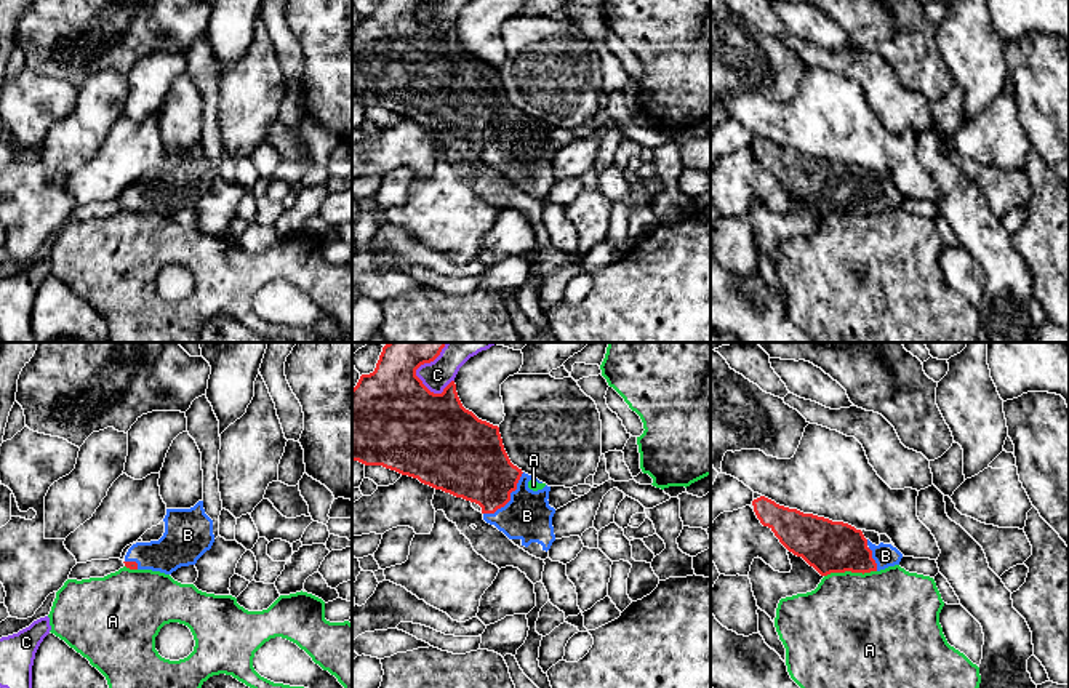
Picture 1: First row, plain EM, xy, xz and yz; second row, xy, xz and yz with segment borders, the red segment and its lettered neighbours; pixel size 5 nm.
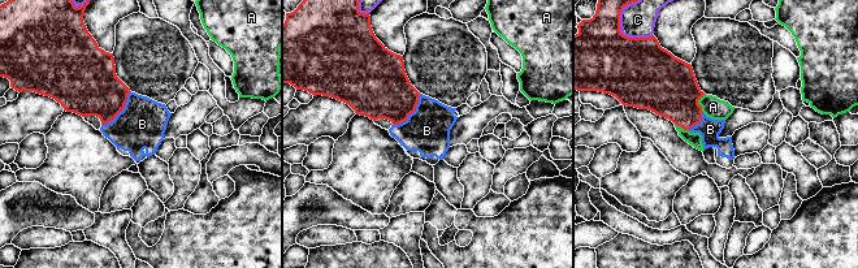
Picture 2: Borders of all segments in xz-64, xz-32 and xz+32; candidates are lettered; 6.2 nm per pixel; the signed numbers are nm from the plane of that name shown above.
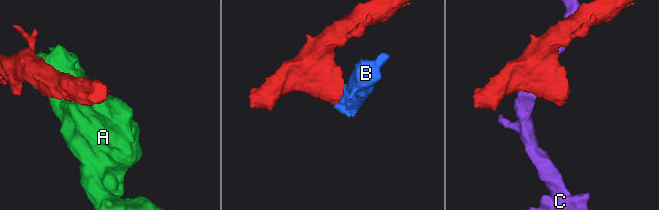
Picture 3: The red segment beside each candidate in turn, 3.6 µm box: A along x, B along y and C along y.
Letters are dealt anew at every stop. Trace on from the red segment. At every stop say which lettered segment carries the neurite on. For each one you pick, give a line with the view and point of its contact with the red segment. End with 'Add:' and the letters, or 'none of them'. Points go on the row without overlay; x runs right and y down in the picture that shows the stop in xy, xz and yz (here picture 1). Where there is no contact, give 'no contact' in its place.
B: contact xz (509, 141)
Add: B

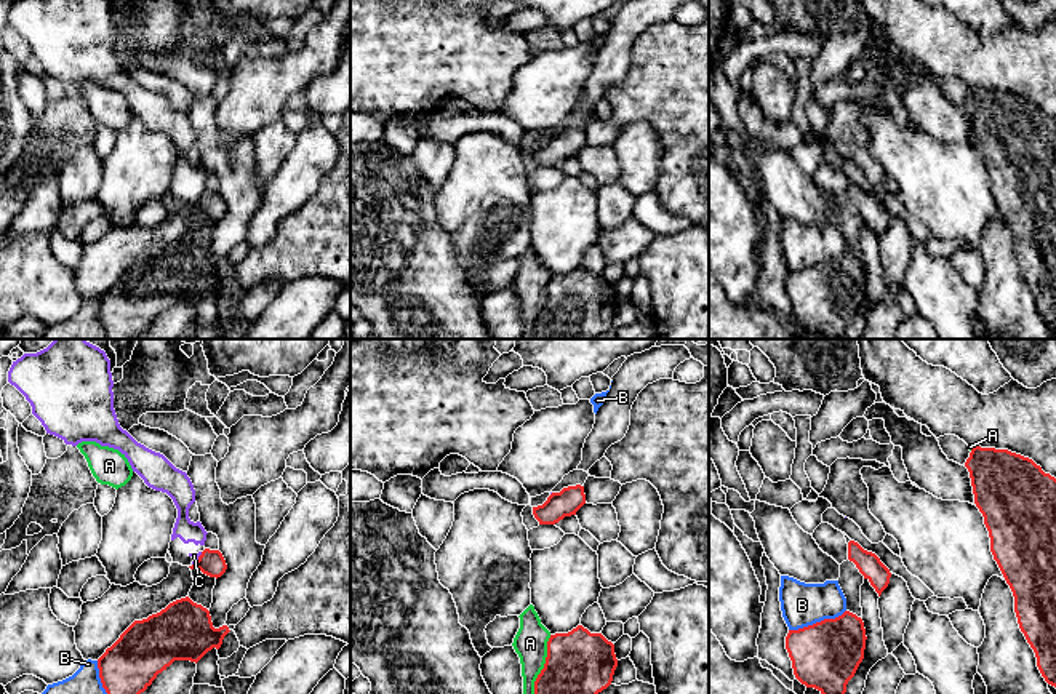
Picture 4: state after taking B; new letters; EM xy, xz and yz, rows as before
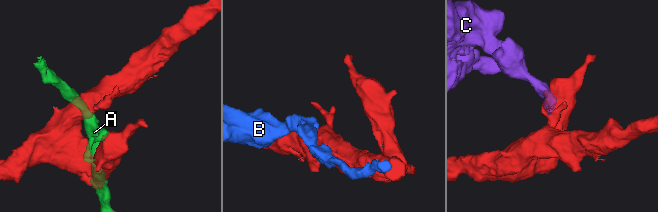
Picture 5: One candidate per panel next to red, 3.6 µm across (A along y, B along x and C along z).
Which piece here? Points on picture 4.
Add: none of them

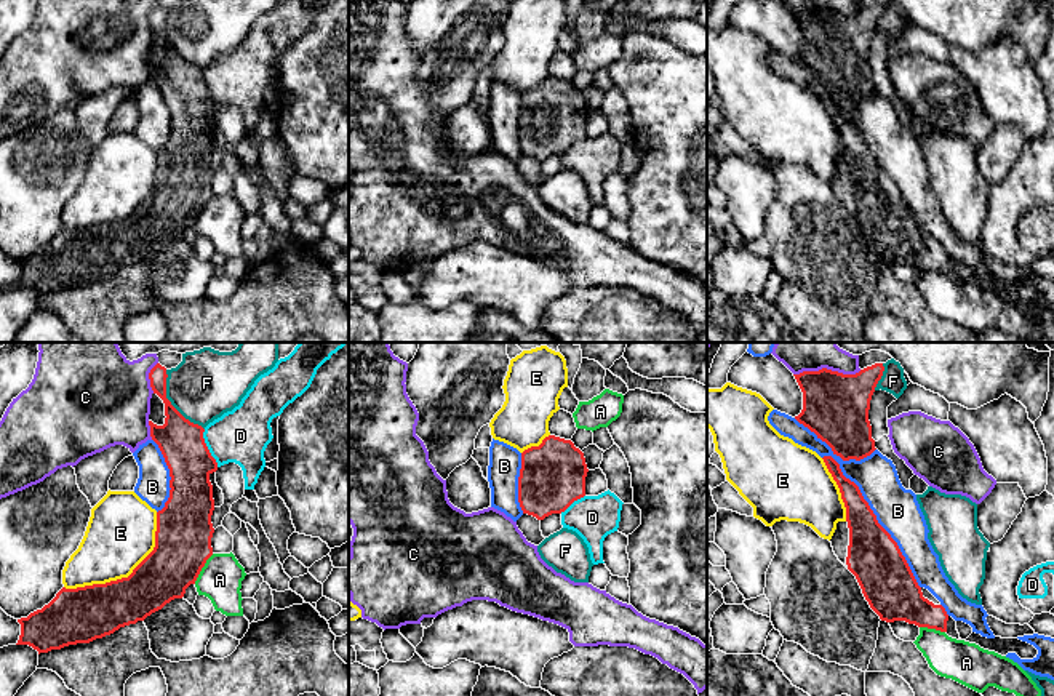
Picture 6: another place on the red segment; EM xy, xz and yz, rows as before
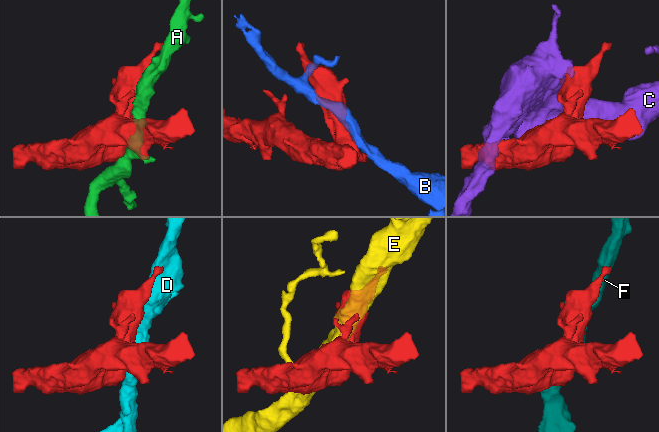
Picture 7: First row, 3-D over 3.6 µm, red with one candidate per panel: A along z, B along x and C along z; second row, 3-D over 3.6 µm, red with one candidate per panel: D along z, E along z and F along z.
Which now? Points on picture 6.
Add: none of them

